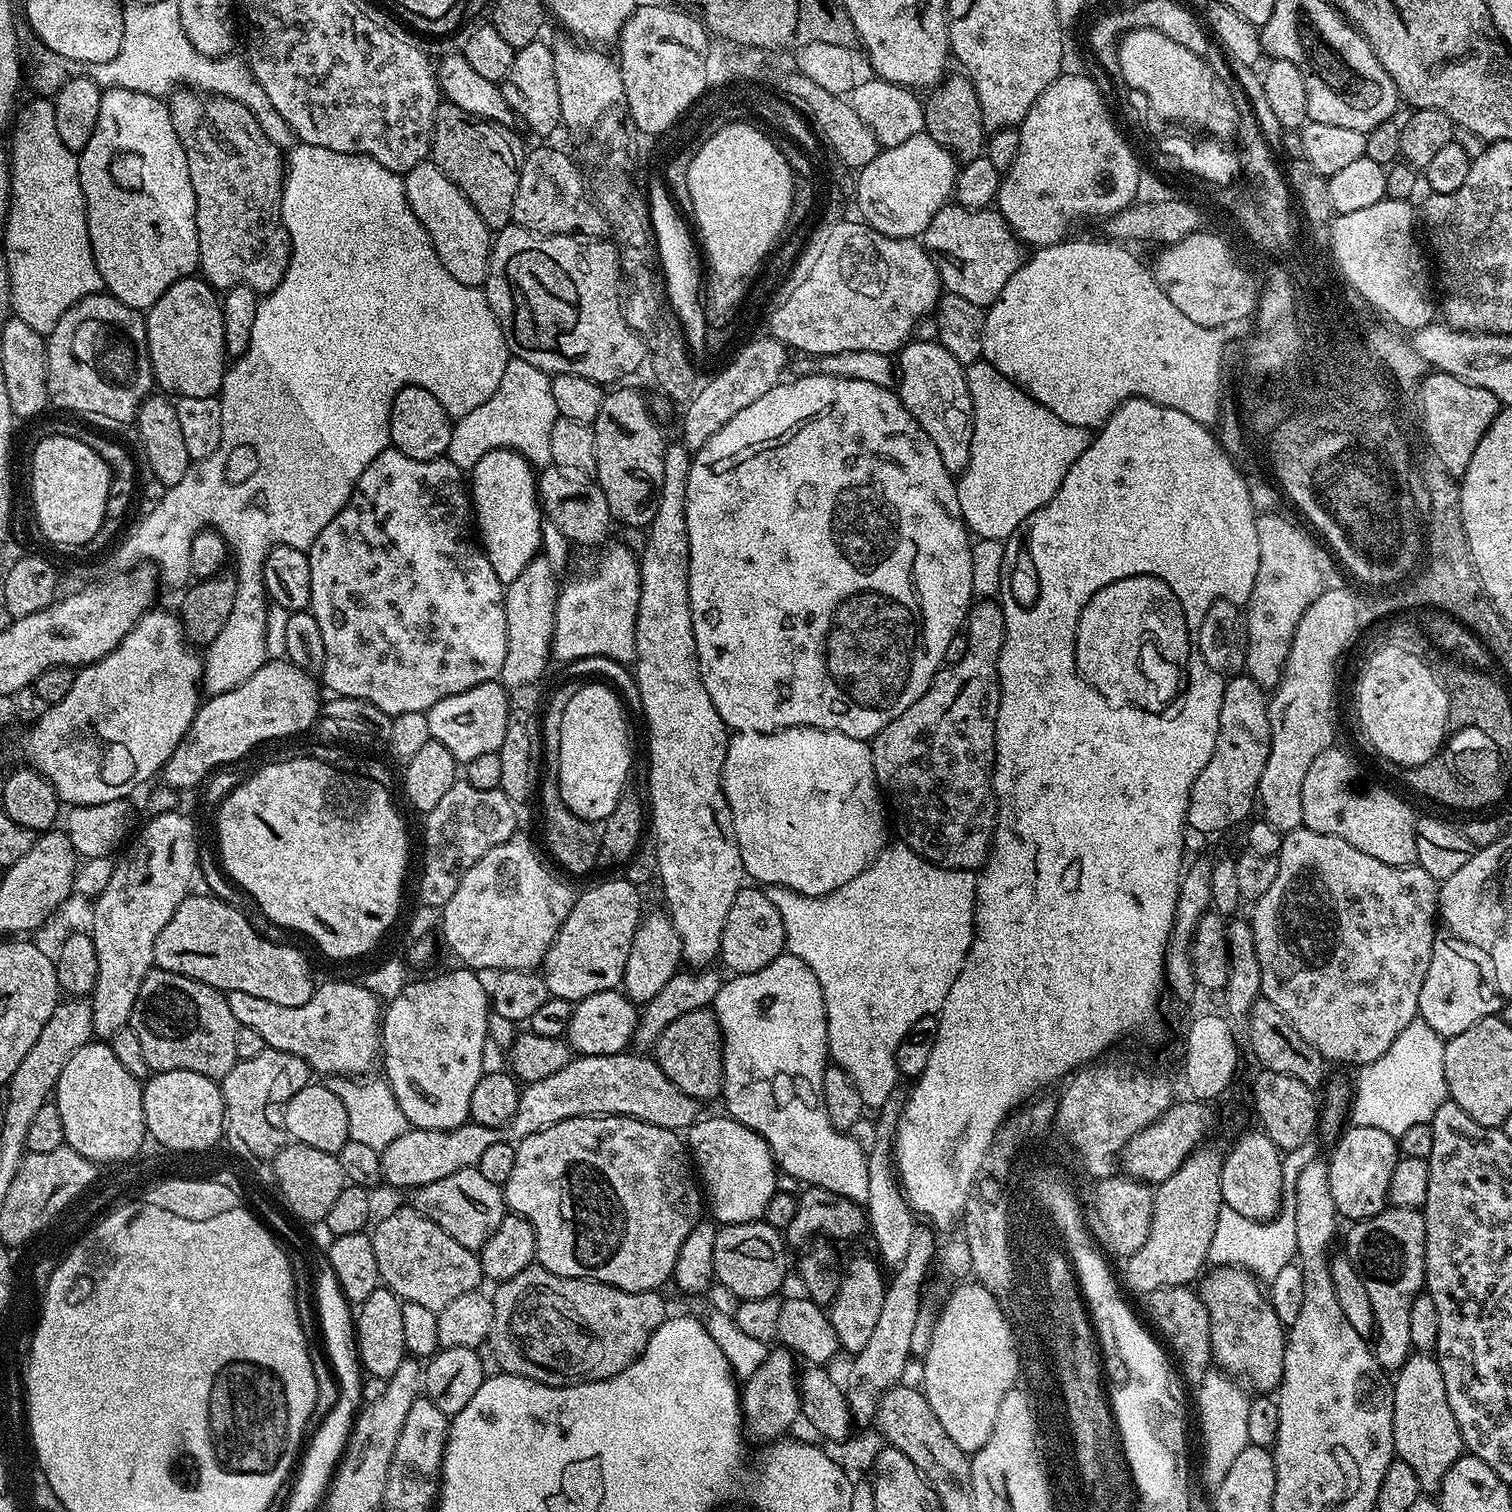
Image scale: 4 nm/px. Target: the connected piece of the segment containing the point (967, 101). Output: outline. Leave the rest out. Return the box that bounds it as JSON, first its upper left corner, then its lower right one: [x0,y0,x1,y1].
[924,75,986,162]

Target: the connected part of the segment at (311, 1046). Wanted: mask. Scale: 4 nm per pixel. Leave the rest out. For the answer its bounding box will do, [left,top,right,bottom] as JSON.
[227,983,382,1078]

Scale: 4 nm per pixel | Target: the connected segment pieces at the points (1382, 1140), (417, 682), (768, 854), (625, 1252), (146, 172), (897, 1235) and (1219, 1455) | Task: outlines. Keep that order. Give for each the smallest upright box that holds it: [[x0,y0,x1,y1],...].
[[1327,1126,1400,1222],[307,446,508,717],[724,726,890,896],[502,1116,702,1292],[78,87,200,310],[866,1098,914,1270],[1195,1370,1249,1490]]

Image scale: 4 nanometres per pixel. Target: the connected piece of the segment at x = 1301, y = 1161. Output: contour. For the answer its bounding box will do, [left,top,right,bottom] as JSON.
[1208,1142,1317,1282]

